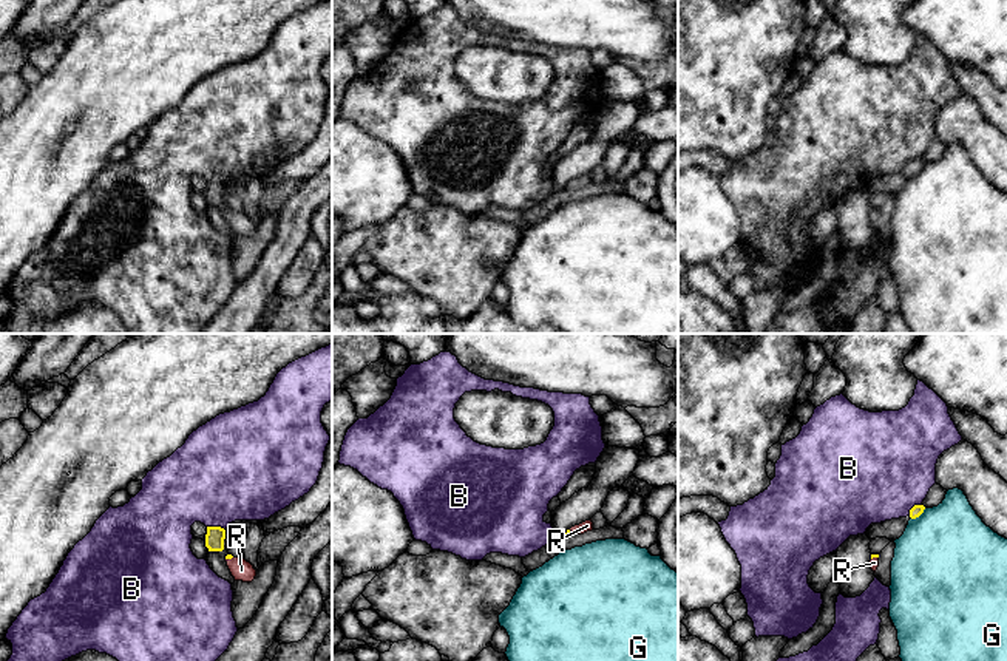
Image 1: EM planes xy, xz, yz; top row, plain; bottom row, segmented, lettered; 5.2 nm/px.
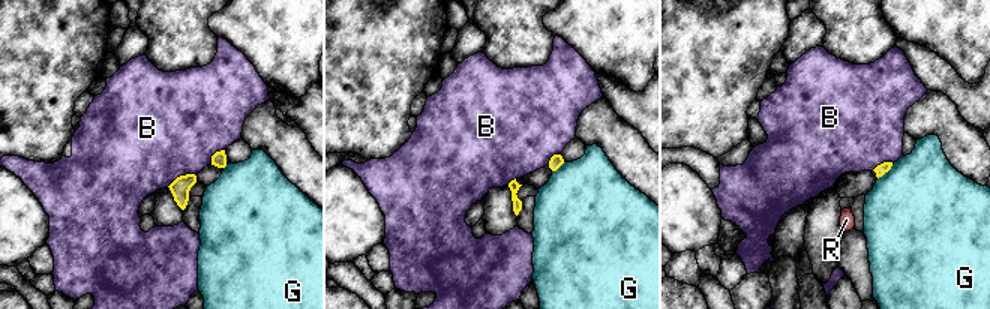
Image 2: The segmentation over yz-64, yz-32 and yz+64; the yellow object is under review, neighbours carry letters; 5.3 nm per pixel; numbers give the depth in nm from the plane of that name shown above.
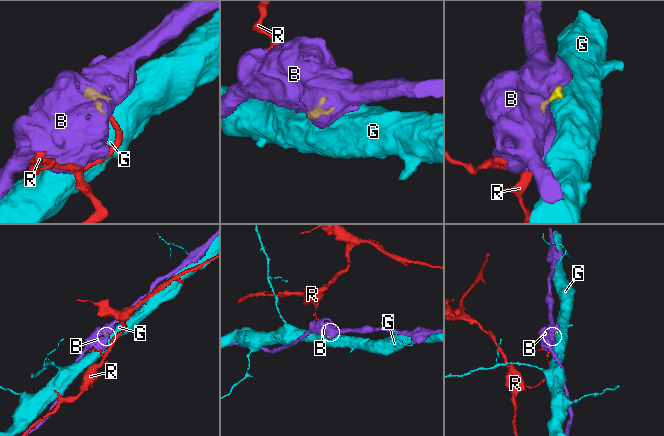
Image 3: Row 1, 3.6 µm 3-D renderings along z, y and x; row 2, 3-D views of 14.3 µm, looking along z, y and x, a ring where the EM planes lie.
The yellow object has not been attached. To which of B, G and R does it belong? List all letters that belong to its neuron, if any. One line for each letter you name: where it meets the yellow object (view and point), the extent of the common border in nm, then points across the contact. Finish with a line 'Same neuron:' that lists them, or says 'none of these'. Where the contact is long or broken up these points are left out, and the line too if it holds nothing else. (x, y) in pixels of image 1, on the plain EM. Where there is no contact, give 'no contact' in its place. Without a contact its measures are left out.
R: meets yellow in xy at (229, 212); contact 40 nm long; runs through xy (229, 210), (229, 212), (241, 224)
Same neuron: R

